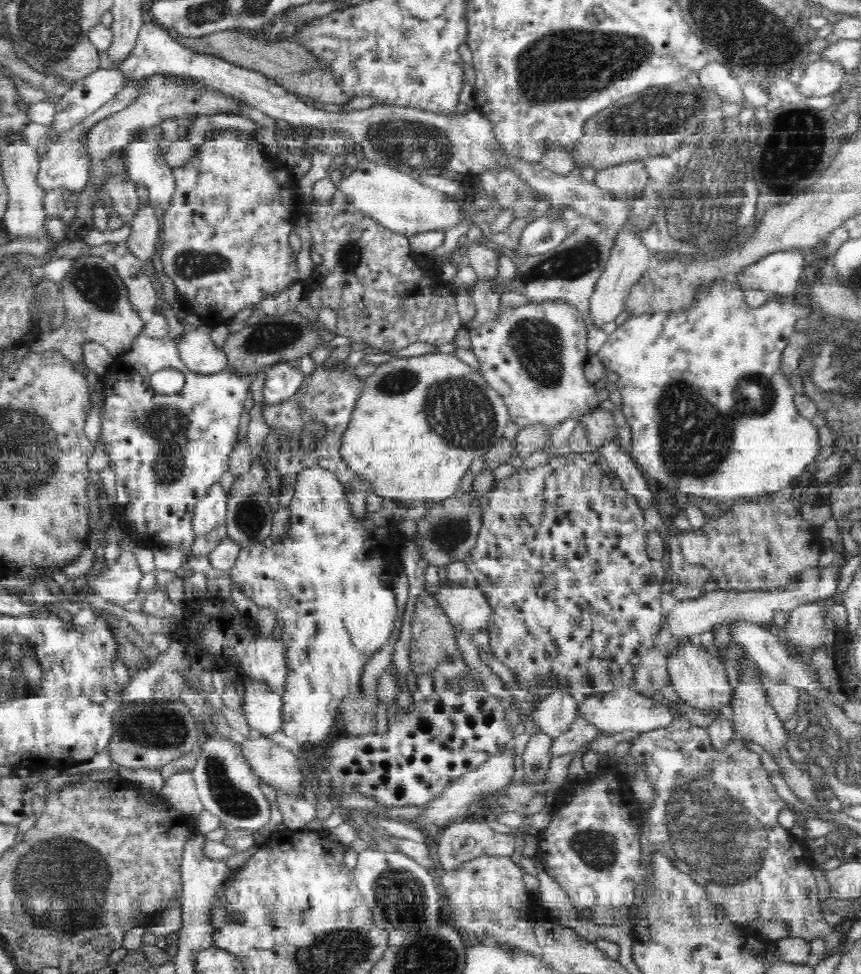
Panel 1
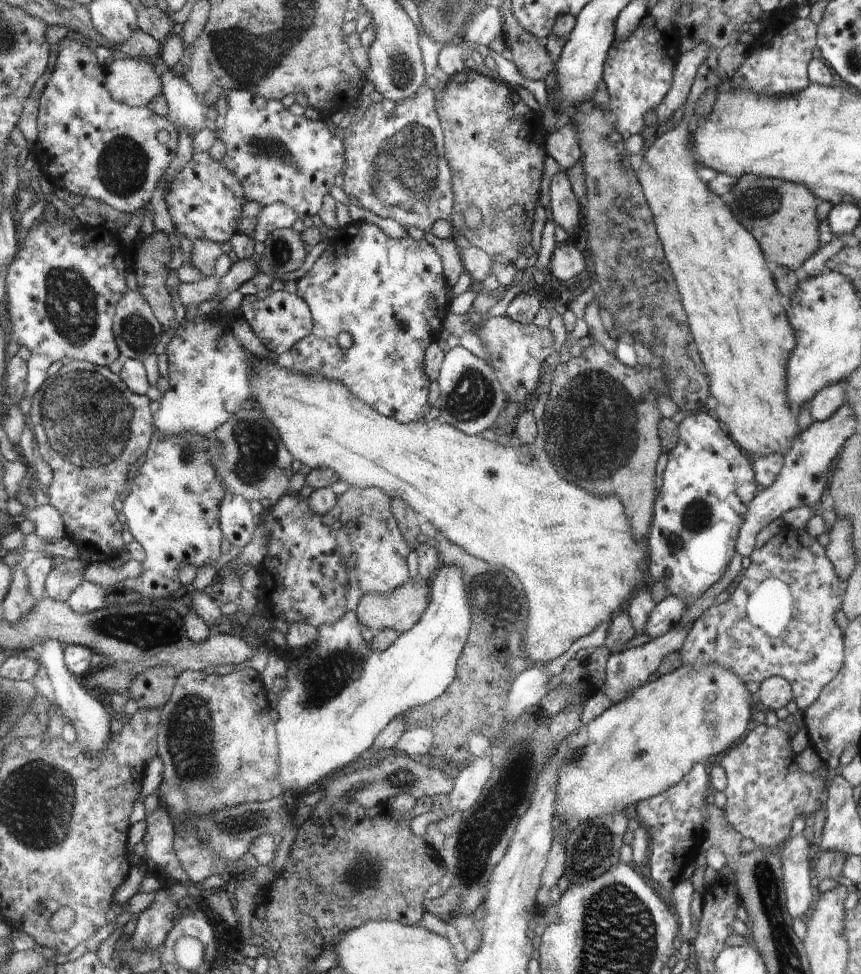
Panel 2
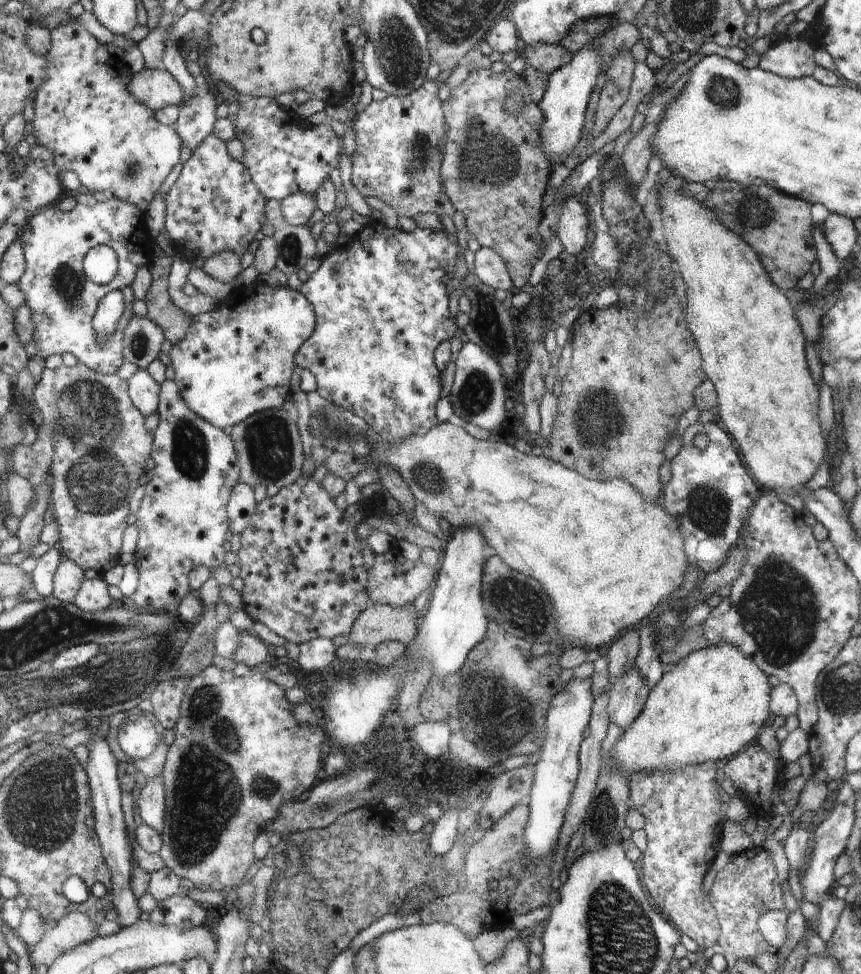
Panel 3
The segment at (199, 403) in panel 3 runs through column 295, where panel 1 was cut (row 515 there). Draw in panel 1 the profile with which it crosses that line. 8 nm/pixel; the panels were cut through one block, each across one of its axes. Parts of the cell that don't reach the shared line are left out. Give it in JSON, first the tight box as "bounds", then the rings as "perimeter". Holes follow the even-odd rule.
{"bounds":[229,467,406,746],"perimeter":[[[318,467],[304,468],[303,471],[297,474],[297,479],[293,486],[294,494],[290,503],[290,530],[288,530],[288,538],[284,542],[280,542],[280,544],[274,543],[274,546],[270,546],[270,548],[262,546],[258,550],[258,544],[244,548],[240,552],[238,561],[229,572],[232,581],[242,589],[242,593],[252,599],[260,609],[271,607],[276,611],[278,623],[276,630],[281,631],[282,640],[284,645],[286,645],[288,670],[290,670],[287,676],[285,692],[283,693],[282,719],[284,719],[284,722],[282,722],[280,730],[286,736],[294,738],[296,742],[304,746],[310,746],[328,736],[330,728],[335,724],[334,719],[339,714],[339,705],[342,704],[344,696],[362,693],[360,678],[362,678],[366,662],[392,636],[395,627],[394,622],[398,614],[392,580],[403,570],[403,566],[398,562],[398,552],[396,550],[406,542],[406,536],[400,532],[400,540],[396,540],[396,534],[392,534],[392,530],[374,528],[372,520],[368,520],[366,516],[364,518],[354,518],[351,504],[348,503],[347,489],[344,488],[344,485],[340,483],[338,477],[332,471]]]}

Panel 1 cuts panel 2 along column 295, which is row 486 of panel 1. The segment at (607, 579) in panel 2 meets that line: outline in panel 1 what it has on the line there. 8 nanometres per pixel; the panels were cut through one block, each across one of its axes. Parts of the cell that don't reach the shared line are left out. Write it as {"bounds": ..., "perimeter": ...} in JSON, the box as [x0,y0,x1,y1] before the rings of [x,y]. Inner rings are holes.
{"bounds":[340,354,509,503],"perimeter":[[[424,354],[424,356],[412,356],[412,358],[394,357],[376,366],[375,371],[363,379],[359,395],[356,396],[355,407],[352,408],[351,419],[340,436],[341,458],[349,470],[369,482],[371,492],[378,496],[388,496],[394,501],[432,500],[432,503],[439,503],[439,500],[446,500],[455,493],[461,476],[466,474],[472,460],[478,456],[484,456],[492,445],[504,437],[508,421],[509,412],[502,397],[486,382],[479,371],[458,359],[455,354]]]}

